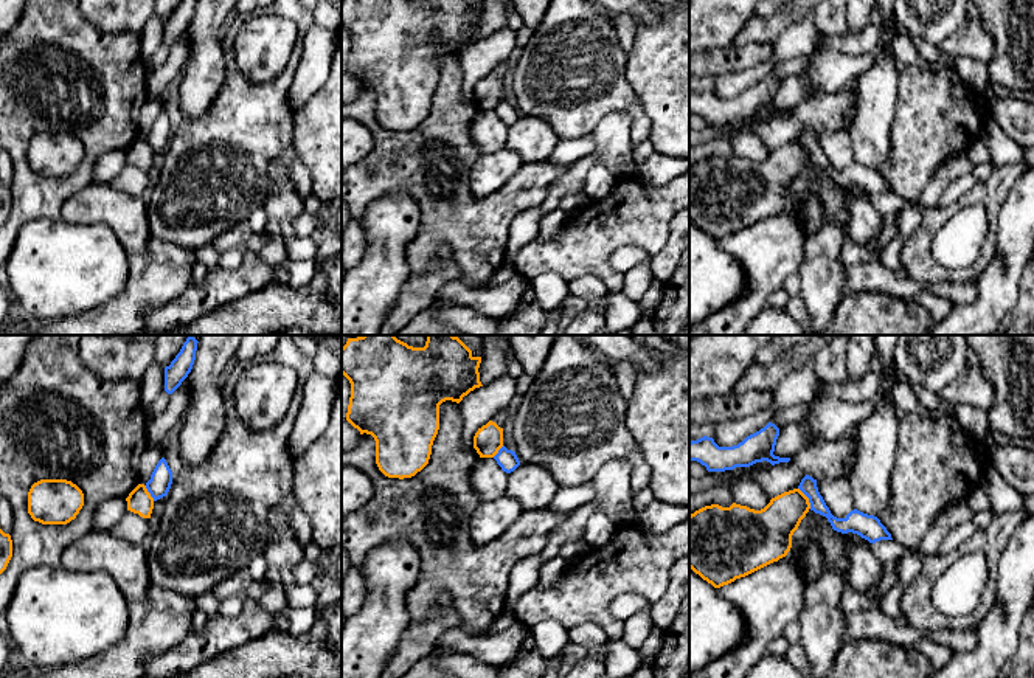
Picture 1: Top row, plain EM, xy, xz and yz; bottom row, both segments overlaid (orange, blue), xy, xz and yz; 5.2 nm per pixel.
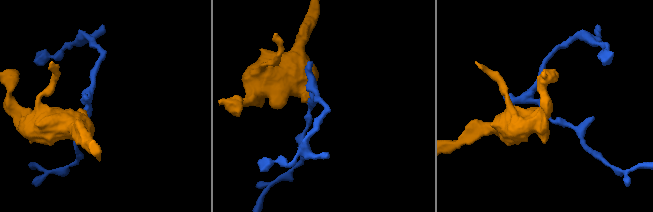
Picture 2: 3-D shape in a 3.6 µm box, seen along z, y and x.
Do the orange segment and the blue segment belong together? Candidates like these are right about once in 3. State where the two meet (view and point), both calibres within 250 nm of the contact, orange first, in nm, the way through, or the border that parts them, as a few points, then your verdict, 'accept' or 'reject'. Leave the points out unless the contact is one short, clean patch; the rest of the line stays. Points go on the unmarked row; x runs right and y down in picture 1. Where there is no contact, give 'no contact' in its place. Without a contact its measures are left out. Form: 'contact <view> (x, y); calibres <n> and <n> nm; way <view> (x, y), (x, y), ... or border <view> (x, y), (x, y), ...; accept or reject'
contact yz (808, 151); calibres 240 and 90 nm; border yz (798, 140), (811, 160); reject

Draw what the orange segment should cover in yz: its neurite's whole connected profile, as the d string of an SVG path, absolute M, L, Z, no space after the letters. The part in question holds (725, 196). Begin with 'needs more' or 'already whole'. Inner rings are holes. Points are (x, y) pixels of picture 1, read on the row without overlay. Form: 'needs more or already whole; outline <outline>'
already whole; outline M793 141L772 150L761 163L736 155L730 160L722 160L719 157L705 158L689 168L689 220L714 240L720 240L736 231L745 230L773 214L778 214L790 203L792 188L809 161L809 150L800 141Z

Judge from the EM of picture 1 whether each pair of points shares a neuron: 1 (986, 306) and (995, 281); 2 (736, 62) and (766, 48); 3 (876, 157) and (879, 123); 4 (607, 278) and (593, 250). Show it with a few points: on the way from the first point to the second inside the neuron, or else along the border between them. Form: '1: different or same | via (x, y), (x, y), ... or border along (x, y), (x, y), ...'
1: same | via (992, 300), (995, 287)
2: same | via (744, 58), (758, 51)
3: same | via (876, 149), (876, 131)
4: same | via (604, 272), (593, 261), (593, 256)

